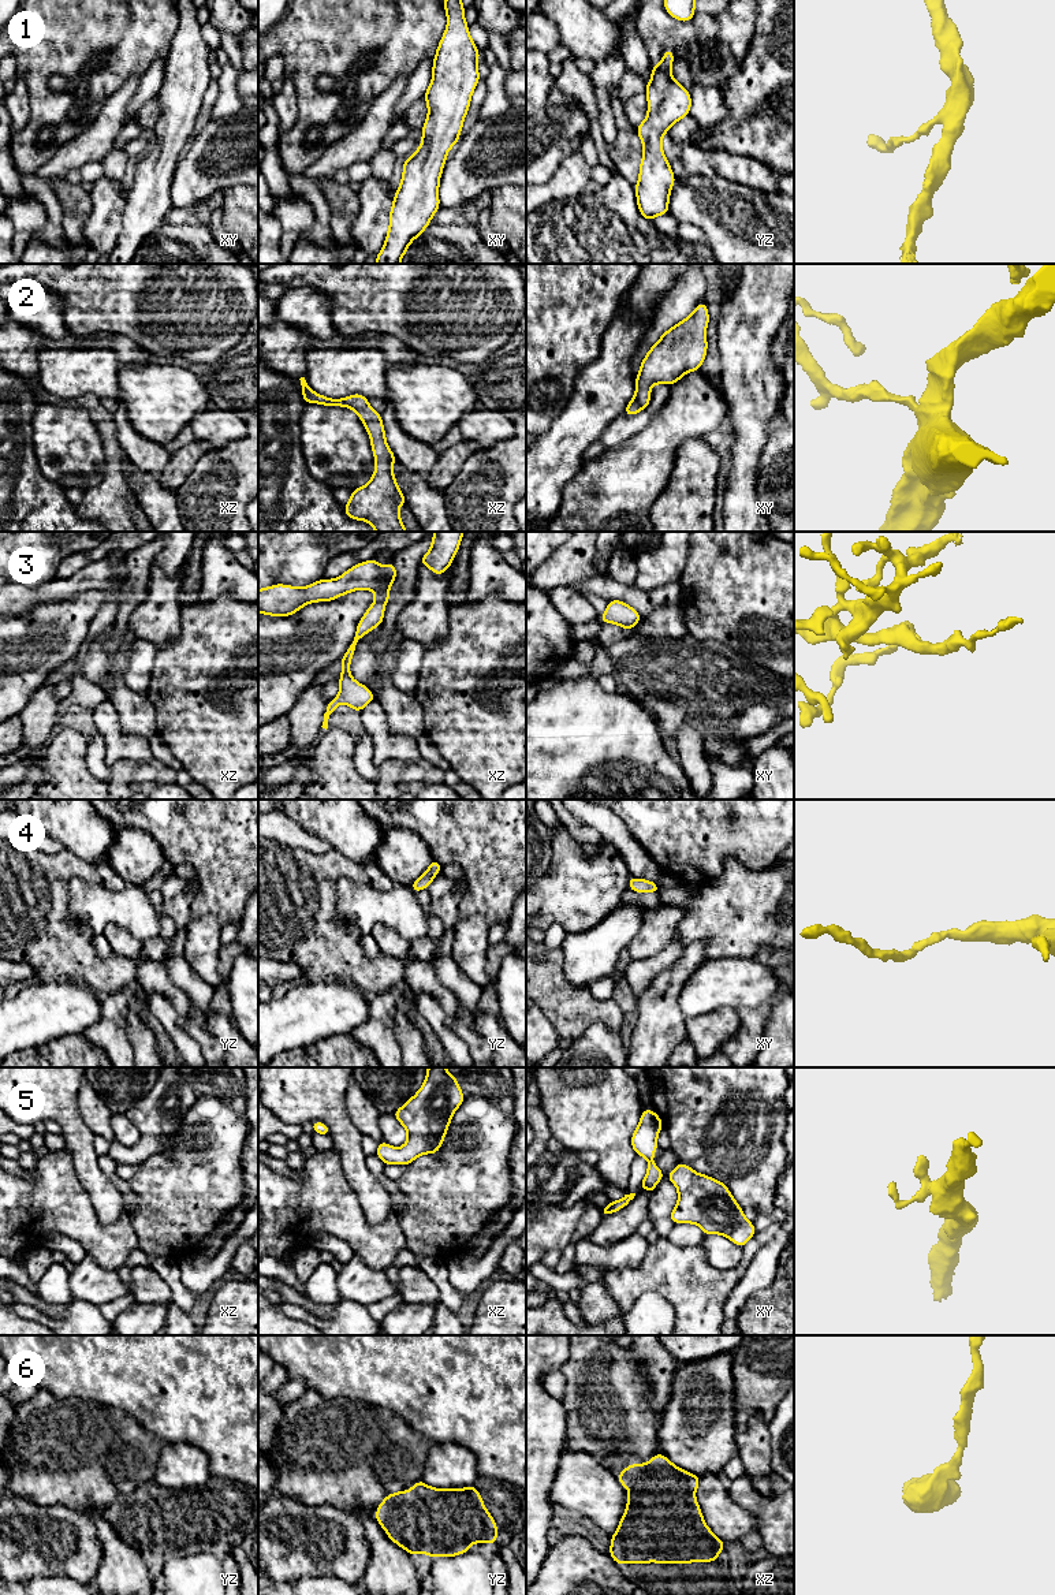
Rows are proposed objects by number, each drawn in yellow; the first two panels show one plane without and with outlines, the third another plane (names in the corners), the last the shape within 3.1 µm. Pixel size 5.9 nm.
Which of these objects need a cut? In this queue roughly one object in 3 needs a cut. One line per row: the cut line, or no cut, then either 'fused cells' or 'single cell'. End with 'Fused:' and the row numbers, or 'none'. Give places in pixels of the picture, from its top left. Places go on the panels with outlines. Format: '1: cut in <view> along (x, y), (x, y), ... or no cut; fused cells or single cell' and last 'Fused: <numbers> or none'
1: no cut; single cell
2: no cut; single cell
3: no cut; single cell
4: no cut; single cell
5: no cut; single cell
6: no cut; single cell
Fused: none

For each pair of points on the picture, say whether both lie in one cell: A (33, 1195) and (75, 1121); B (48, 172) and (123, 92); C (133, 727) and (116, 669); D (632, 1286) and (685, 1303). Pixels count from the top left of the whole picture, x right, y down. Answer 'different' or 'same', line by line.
A: different
B: same
C: same
D: same

